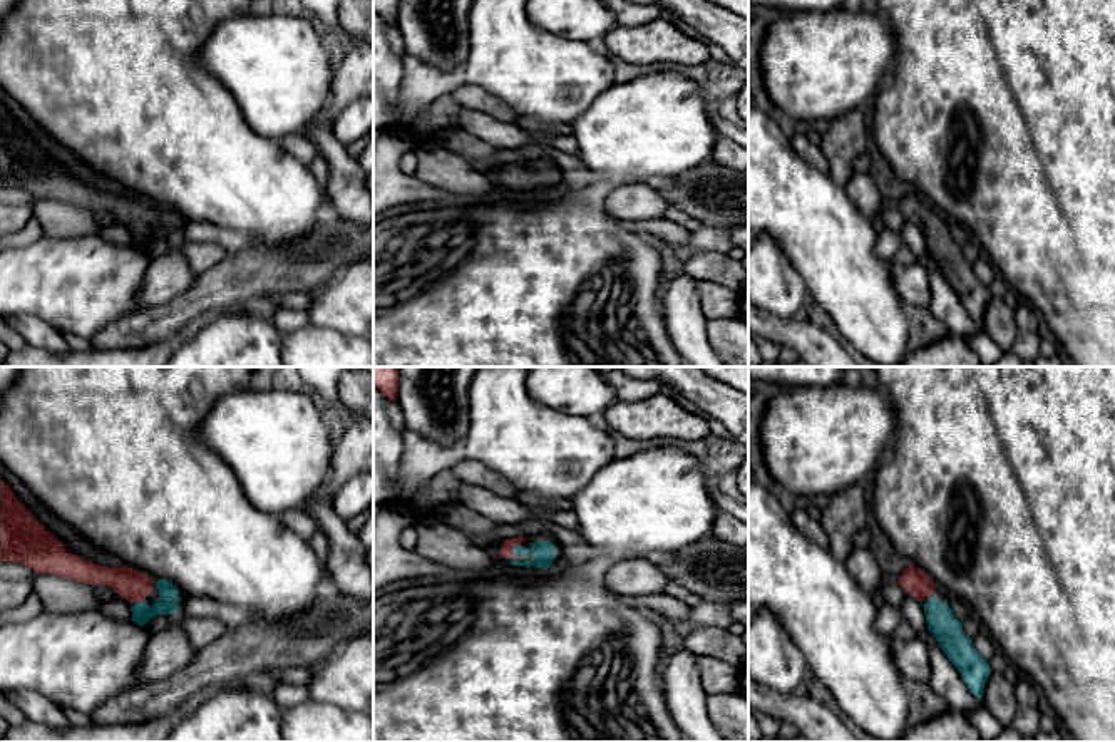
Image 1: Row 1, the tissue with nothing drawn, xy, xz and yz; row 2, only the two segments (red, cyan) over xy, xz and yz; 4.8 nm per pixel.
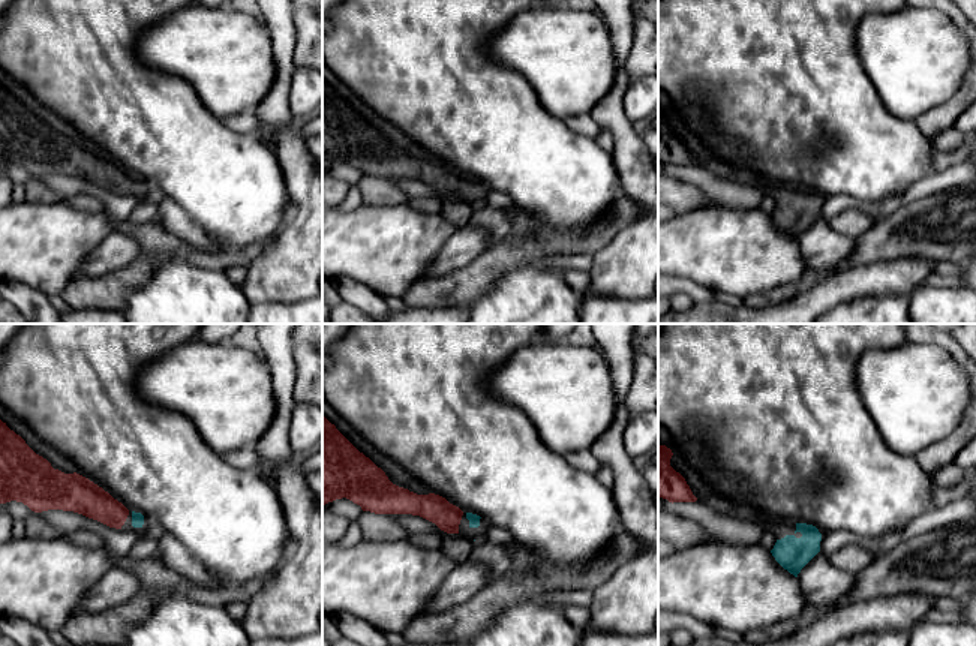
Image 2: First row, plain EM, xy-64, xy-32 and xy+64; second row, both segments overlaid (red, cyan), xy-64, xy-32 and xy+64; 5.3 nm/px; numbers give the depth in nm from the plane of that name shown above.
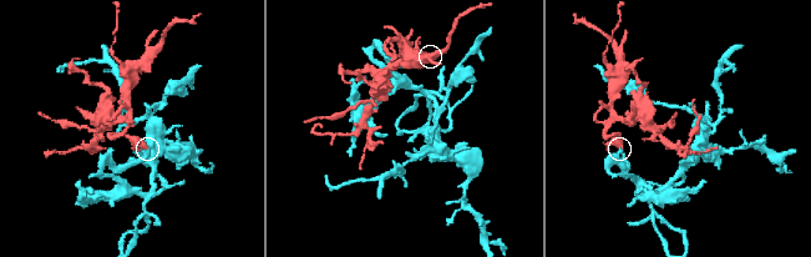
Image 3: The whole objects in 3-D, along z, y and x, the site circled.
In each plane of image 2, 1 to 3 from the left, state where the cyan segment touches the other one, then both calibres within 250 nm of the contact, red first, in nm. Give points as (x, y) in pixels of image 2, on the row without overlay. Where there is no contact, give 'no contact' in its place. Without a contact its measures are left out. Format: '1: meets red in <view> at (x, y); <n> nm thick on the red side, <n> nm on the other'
1: no contact
2: no contact
3: no contact

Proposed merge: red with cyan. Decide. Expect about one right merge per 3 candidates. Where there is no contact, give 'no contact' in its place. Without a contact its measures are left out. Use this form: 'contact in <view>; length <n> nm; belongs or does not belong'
contact in xy; length 50 nm; belongs

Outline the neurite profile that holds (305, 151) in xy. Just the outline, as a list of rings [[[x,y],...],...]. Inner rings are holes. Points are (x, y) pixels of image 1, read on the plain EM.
[[[291,134],[276,142],[305,166],[310,166],[310,162],[320,154],[318,146],[305,139],[301,134]]]

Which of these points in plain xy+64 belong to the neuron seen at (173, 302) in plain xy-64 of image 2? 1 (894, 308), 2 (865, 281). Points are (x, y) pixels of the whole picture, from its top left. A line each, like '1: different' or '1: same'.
1: same
2: different

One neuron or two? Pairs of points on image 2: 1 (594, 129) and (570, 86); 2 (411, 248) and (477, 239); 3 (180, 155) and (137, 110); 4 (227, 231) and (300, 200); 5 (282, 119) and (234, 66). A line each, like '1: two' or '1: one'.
1: two
2: two
3: one
4: two
5: two

